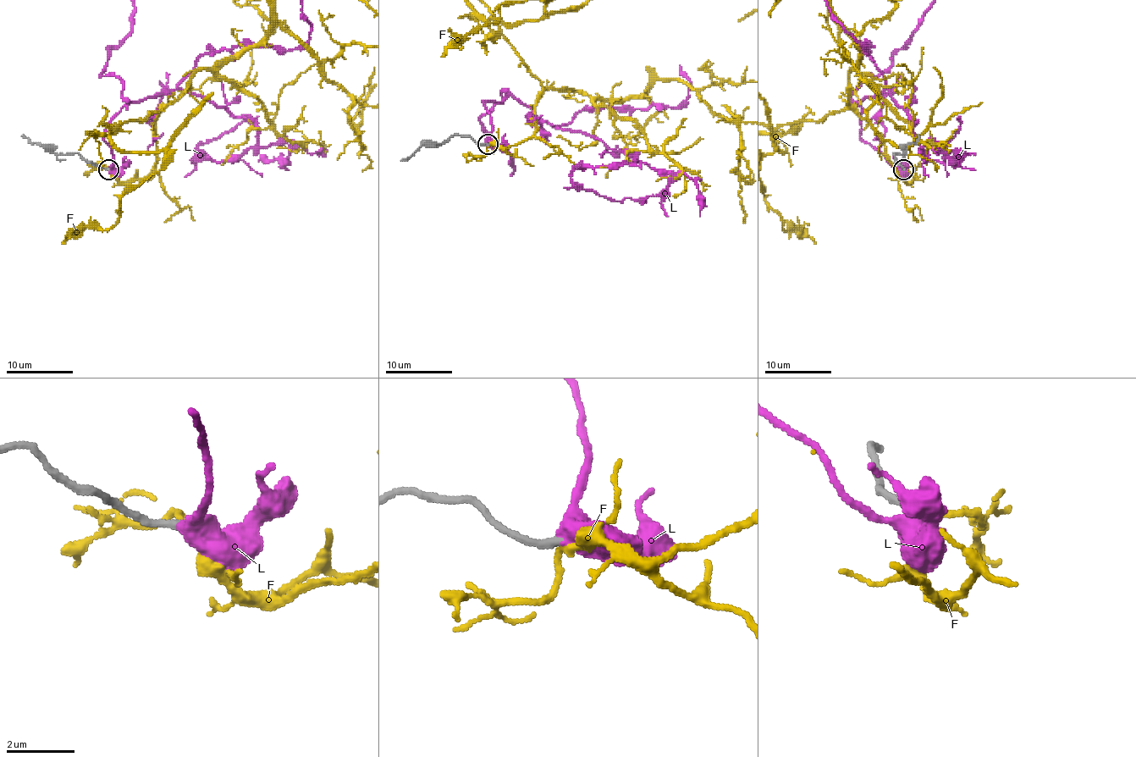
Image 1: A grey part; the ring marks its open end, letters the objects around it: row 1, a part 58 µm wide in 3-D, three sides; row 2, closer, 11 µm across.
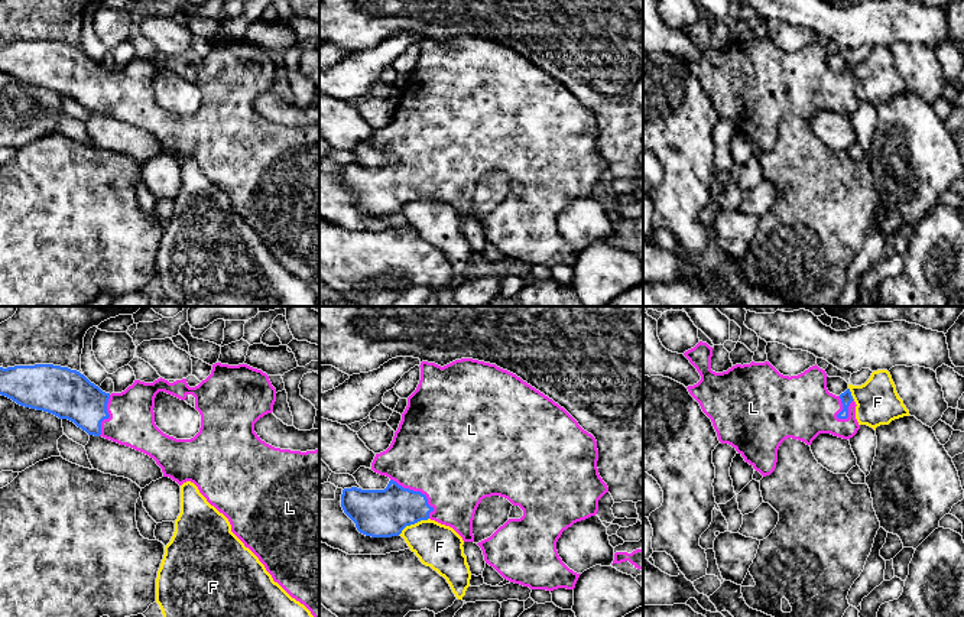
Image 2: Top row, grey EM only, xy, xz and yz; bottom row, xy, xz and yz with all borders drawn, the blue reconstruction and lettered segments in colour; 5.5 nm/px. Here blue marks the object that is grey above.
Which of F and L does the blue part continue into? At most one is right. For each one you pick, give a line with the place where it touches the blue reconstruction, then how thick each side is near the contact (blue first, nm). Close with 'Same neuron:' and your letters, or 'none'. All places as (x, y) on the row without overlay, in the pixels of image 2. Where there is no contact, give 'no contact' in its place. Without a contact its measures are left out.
L: meets blue in xz at (419, 168); 280 nm thick on the blue side, 500 nm on the other
Same neuron: L

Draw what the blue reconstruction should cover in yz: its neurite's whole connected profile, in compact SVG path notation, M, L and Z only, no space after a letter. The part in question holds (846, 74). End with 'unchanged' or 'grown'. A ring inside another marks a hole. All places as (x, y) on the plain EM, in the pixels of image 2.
M702 17L684 32L701 52L697 61L687 65L711 95L718 117L731 121L763 153L775 147L778 126L788 114L811 121L819 110L850 116L860 105L850 65L840 72L830 69L828 52L817 40L791 53L780 51L769 38L736 40L715 49L711 46L713 23Z; grown

